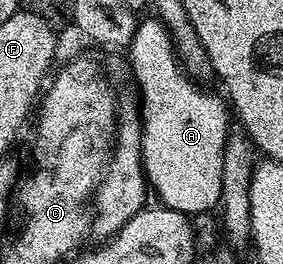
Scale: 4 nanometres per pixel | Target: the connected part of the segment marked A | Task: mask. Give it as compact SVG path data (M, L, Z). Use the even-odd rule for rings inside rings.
M156 16L138 20L135 37L131 39L127 50L129 65L133 68L133 77L141 88L141 165L145 168L145 180L148 188L157 192L157 197L166 209L174 209L186 215L216 210L221 203L223 191L223 151L225 140L231 128L231 113L226 102L221 101L205 87L194 81L181 67L176 53L173 52L173 40L162 21Z

